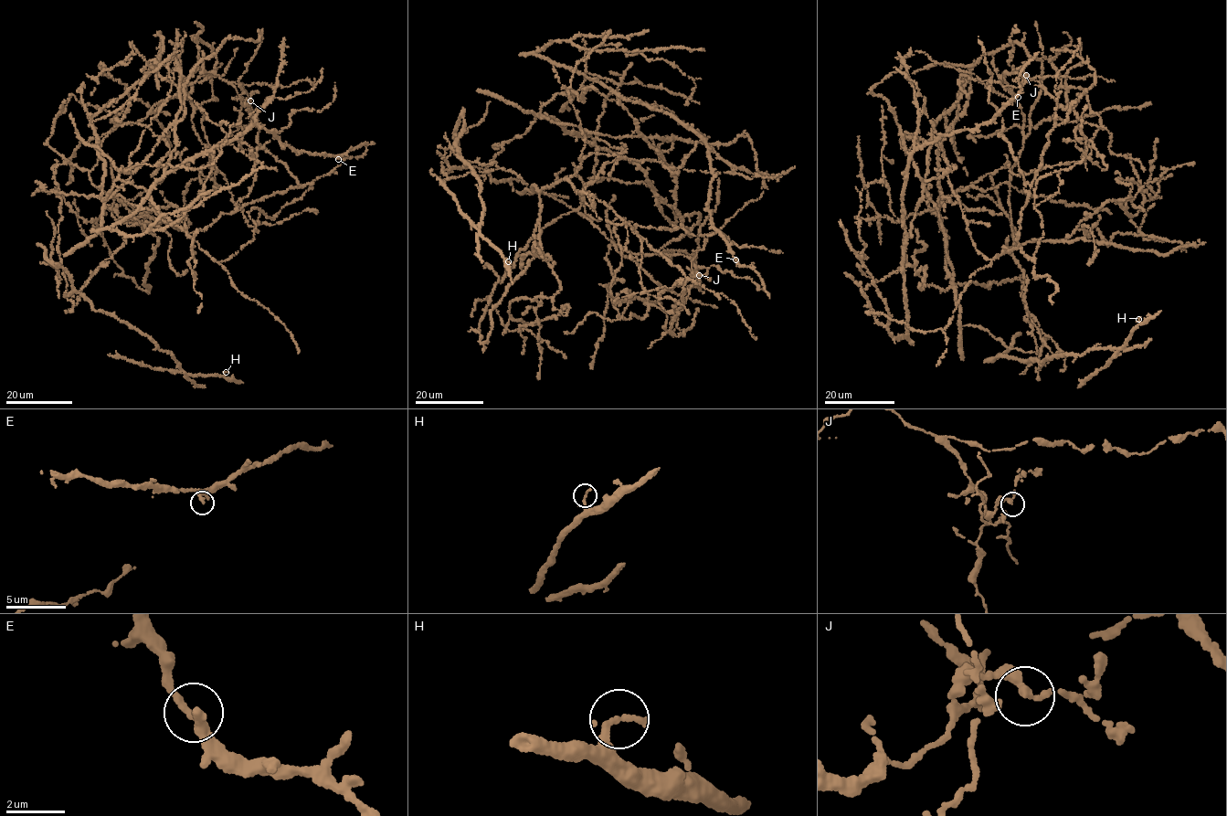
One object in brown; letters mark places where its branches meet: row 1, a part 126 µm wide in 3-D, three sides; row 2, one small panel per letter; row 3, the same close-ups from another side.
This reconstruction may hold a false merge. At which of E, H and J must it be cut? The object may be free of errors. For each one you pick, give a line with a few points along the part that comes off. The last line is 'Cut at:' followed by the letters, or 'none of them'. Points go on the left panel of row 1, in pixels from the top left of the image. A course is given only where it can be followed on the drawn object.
J: course (250, 100), (248, 105), (241, 105), (243, 91), (238, 82), (262, 39), (258, 29)
Cut at: J

